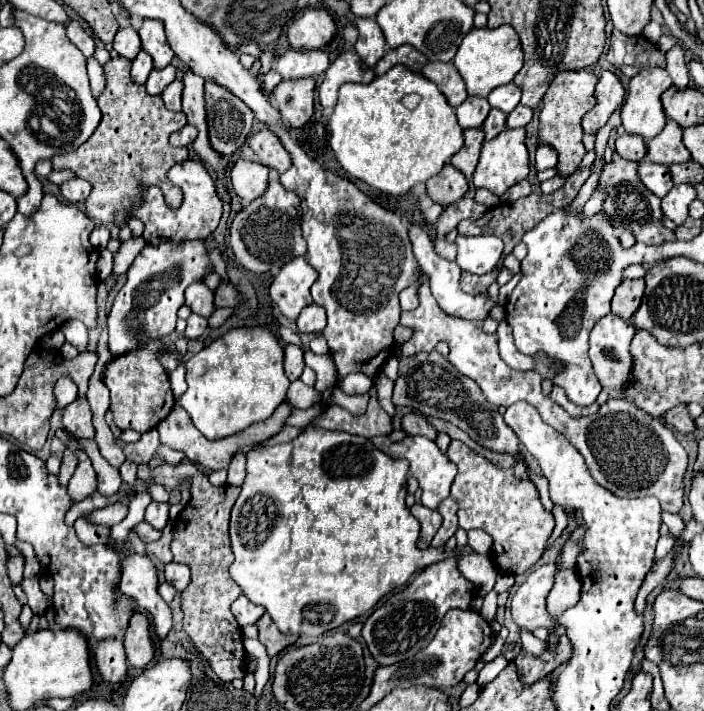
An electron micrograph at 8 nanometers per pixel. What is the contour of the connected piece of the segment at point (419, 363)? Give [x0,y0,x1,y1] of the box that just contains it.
[392,351,518,455]

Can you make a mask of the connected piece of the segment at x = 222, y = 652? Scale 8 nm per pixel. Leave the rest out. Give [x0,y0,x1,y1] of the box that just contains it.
[138,463,246,681]

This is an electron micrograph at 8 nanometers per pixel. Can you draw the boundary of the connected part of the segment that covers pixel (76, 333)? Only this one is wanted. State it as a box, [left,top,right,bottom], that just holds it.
[62,321,88,351]

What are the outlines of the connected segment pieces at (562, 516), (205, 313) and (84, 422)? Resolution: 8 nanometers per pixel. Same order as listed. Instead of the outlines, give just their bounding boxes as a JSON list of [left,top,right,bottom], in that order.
[[547,504,568,549],[186,283,214,317],[62,397,92,439]]

